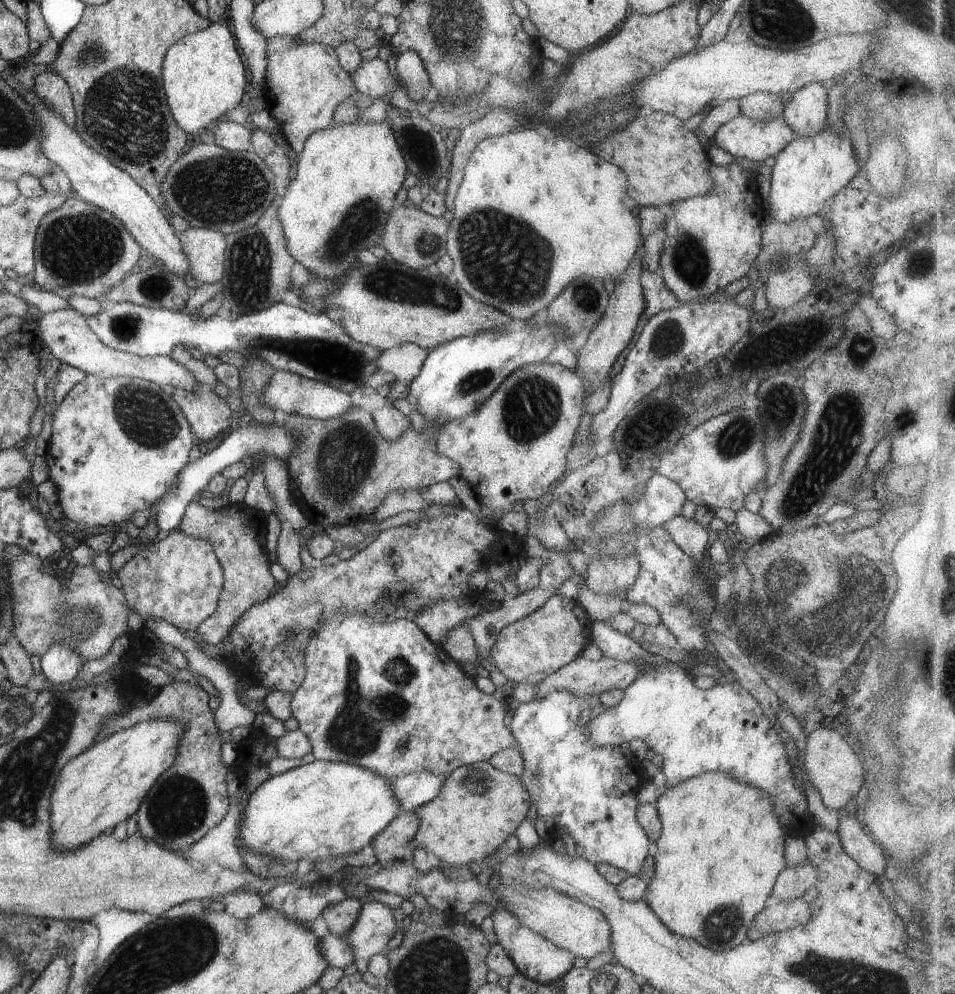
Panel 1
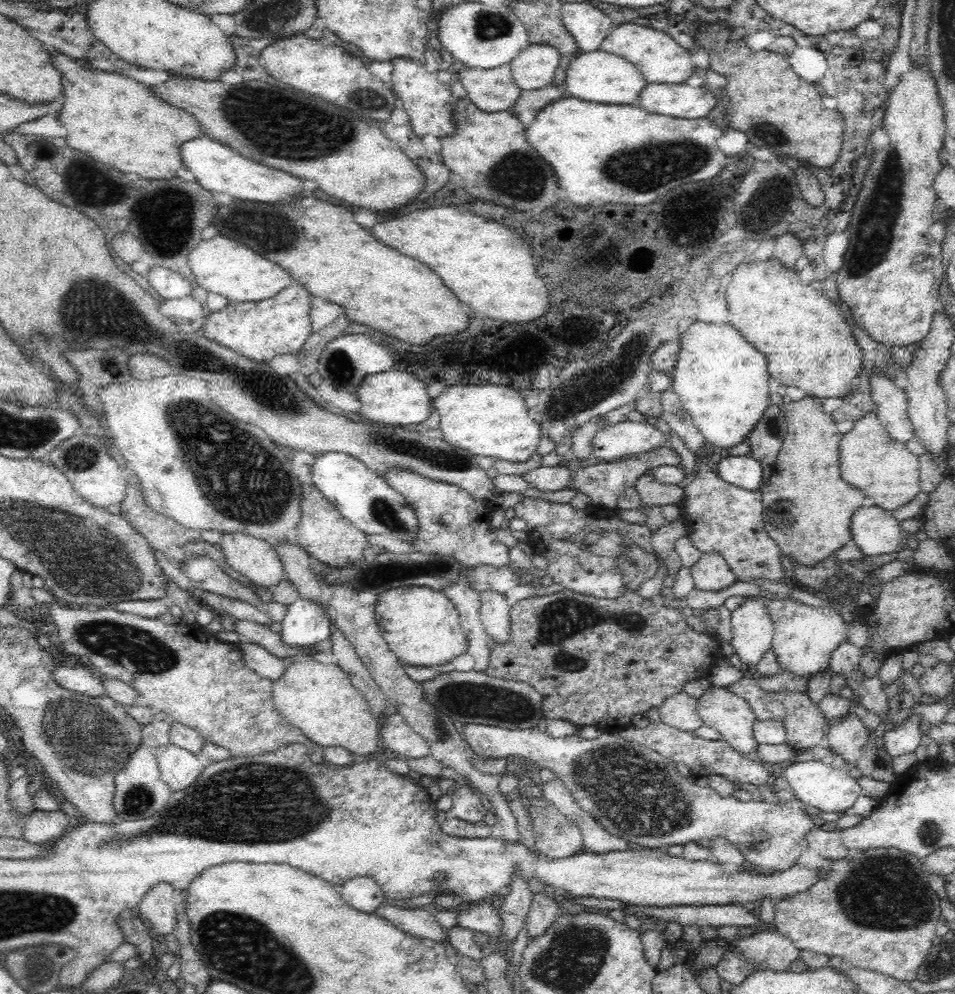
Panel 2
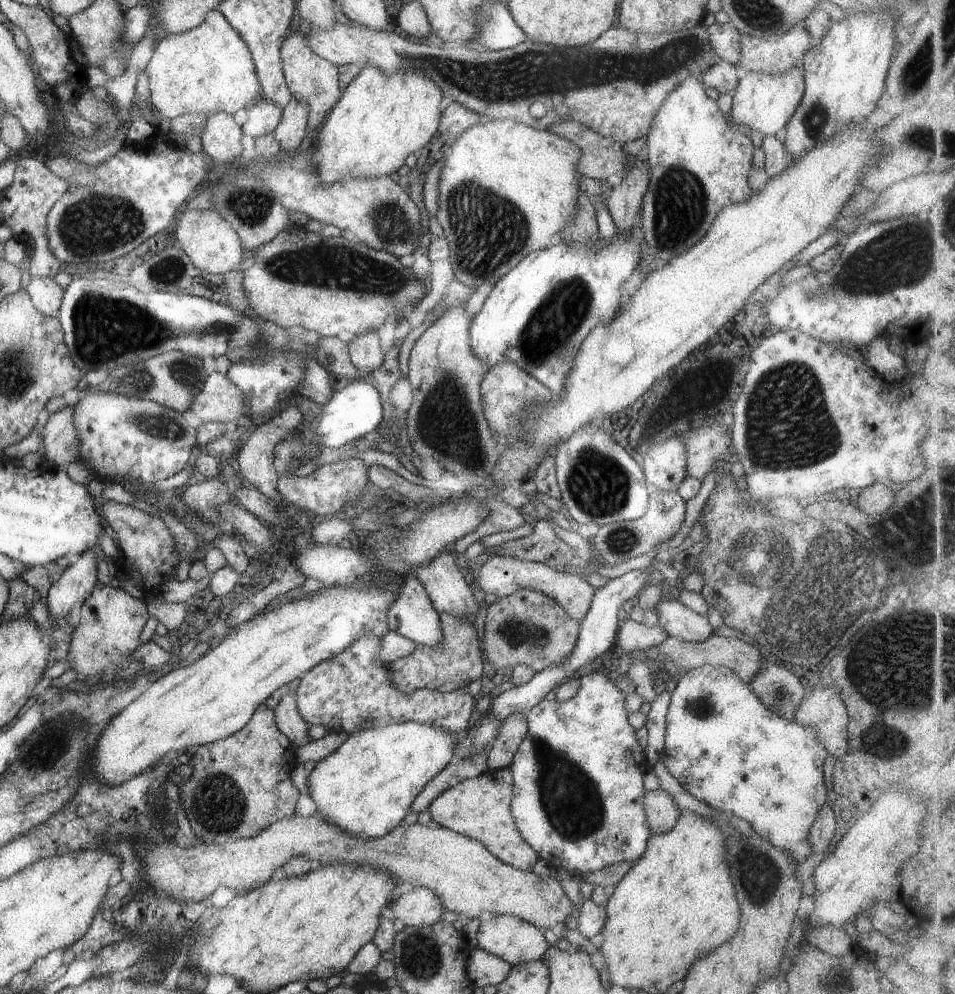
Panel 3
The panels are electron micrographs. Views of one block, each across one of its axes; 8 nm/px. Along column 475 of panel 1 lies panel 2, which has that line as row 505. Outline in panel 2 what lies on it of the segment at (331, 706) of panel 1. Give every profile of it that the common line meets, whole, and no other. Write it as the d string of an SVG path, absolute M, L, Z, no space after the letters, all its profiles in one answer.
M699 458L699 472L693 482L690 482L684 488L684 501L687 503L685 515L681 518L686 519L688 527L688 537L696 545L700 552L718 551L724 556L726 563L736 579L740 581L750 581L752 576L762 576L770 580L782 578L782 566L780 565L780 549L774 544L774 541L765 533L763 527L763 500L760 491L748 491L746 489L736 488L728 484L718 475L716 475L713 466L713 460L708 458Z

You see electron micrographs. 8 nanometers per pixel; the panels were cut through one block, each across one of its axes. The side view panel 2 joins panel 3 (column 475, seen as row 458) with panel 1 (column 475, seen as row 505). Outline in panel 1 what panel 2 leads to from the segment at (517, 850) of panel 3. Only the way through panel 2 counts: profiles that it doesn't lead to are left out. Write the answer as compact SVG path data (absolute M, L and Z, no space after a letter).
M487 761L458 766L443 778L439 792L431 800L413 809L419 826L406 843L402 859L411 862L412 852L423 848L451 867L480 864L513 834L529 805L529 794L519 782L519 775L501 772Z

